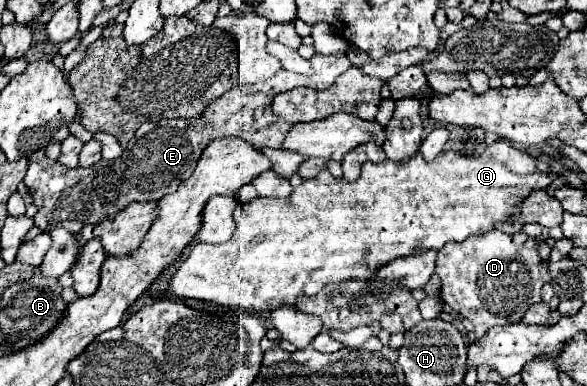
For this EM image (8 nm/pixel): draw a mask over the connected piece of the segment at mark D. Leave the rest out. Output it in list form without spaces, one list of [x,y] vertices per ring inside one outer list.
[[[489,230],[477,236],[471,236],[463,242],[449,242],[443,250],[437,252],[437,270],[441,278],[441,300],[463,314],[471,324],[475,326],[475,334],[481,338],[489,328],[493,326],[507,326],[513,322],[519,322],[527,308],[537,304],[541,300],[541,286],[549,282],[547,266],[539,258],[537,242],[529,238],[527,234],[505,234],[501,230]]]

